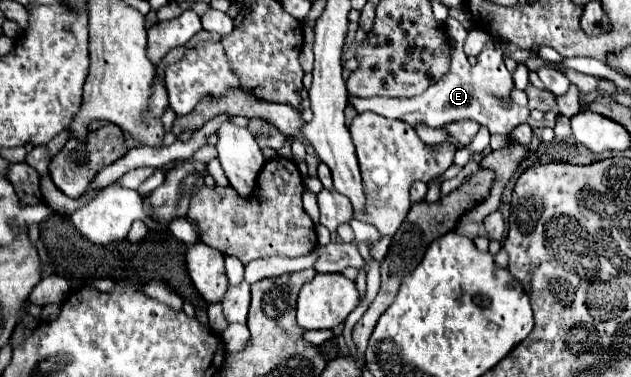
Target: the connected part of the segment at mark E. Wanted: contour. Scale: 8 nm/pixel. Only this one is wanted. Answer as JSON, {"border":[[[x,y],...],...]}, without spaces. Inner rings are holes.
{"border":[[[447,17],[445,21],[445,31],[451,41],[451,69],[445,73],[435,85],[431,85],[423,95],[419,97],[409,97],[409,99],[389,99],[389,97],[371,97],[371,99],[359,99],[359,97],[349,97],[351,105],[357,111],[373,111],[383,117],[391,119],[403,119],[411,125],[425,123],[427,127],[441,127],[451,121],[459,119],[475,119],[481,125],[485,125],[491,133],[499,135],[509,135],[517,125],[525,123],[527,117],[527,107],[513,105],[509,103],[509,89],[513,85],[513,77],[507,71],[501,55],[501,43],[489,41],[487,49],[477,59],[477,65],[469,65],[467,55],[463,50],[465,29],[461,23]]]}

